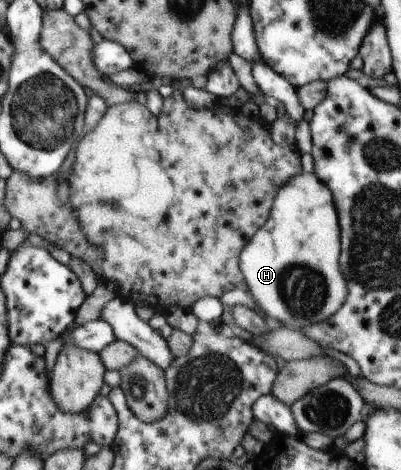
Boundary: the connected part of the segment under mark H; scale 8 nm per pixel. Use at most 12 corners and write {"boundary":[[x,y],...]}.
{"boundary":[[315,172],[279,190],[239,255],[265,317],[303,331],[342,308],[340,234]]}

